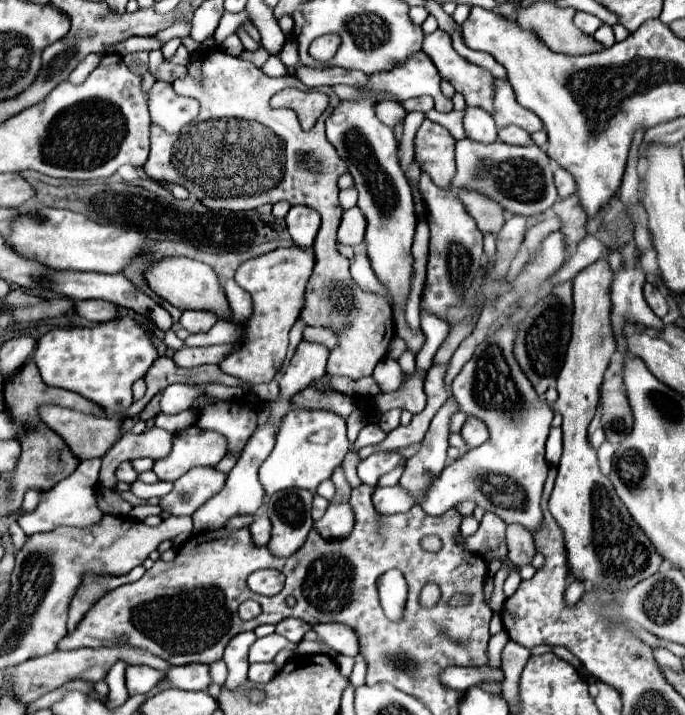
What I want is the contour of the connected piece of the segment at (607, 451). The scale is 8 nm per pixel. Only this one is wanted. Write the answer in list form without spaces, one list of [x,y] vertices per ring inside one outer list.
[[[603,443],[599,449],[599,467],[607,475],[611,471],[611,457],[615,453],[615,447],[611,443]]]

